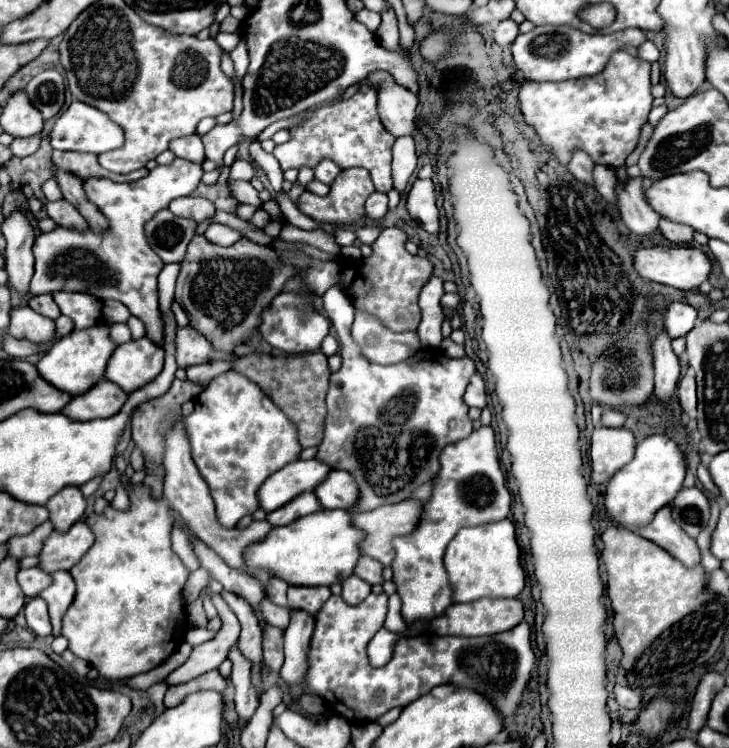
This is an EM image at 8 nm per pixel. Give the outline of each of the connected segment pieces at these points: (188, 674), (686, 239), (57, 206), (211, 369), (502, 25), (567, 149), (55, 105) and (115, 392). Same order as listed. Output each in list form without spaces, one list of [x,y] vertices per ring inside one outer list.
[[[210,593],[210,599],[212,599],[212,603],[218,609],[218,615],[222,619],[220,631],[216,633],[214,639],[196,645],[192,649],[188,661],[184,665],[180,665],[178,669],[174,669],[166,677],[166,685],[180,685],[180,683],[186,683],[194,677],[200,677],[202,673],[218,669],[220,663],[228,657],[228,651],[236,645],[238,635],[240,635],[238,617],[232,613],[232,609],[228,605],[224,605],[220,595]]]
[[[660,219],[660,231],[668,241],[672,241],[676,245],[692,243],[692,235],[694,235],[692,227],[680,225],[680,223],[674,223],[674,221],[668,221],[668,219]]]
[[[66,199],[60,201],[48,201],[46,203],[46,211],[48,217],[54,219],[58,225],[62,227],[76,227],[76,229],[86,229],[84,217],[78,213],[78,209],[74,205],[70,205]]]
[[[215,361],[204,365],[186,367],[186,377],[190,381],[198,381],[199,385],[206,387],[212,377],[216,377],[232,368],[231,361]]]
[[[511,18],[501,21],[494,32],[494,41],[498,45],[510,45],[519,34],[519,25]]]
[[[626,51],[614,53],[606,69],[594,77],[580,77],[578,81],[564,81],[564,83],[526,81],[520,89],[520,105],[526,123],[538,131],[542,143],[548,145],[554,157],[564,165],[568,165],[574,149],[582,149],[598,165],[606,165],[612,169],[624,167],[626,157],[634,151],[638,143],[640,127],[646,123],[646,117],[652,109],[652,101],[654,97],[650,93],[650,63],[630,57]]]
[[[44,71],[24,87],[30,103],[42,113],[44,119],[54,117],[64,105],[64,79],[58,71]]]
[[[102,379],[86,393],[72,397],[72,401],[62,409],[62,413],[74,421],[112,417],[122,409],[126,399],[128,393],[124,389],[120,389],[116,383],[108,379]]]

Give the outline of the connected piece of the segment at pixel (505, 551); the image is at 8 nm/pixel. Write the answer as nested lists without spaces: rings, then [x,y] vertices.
[[[510,519],[460,529],[446,549],[444,565],[454,587],[454,603],[468,603],[480,597],[518,597],[524,589],[524,569]]]

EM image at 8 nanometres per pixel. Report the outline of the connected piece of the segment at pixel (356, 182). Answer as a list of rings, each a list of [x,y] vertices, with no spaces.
[[[352,167],[352,169],[342,169],[336,177],[336,181],[332,183],[332,191],[326,197],[318,197],[312,195],[308,191],[304,191],[298,197],[298,211],[312,217],[318,223],[332,223],[334,227],[342,227],[342,225],[354,225],[362,215],[364,215],[364,201],[368,199],[368,195],[372,195],[376,189],[372,185],[370,173],[362,167]]]

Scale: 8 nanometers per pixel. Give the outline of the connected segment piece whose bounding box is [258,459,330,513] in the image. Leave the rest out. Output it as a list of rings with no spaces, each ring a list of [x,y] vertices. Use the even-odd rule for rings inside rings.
[[[318,459],[292,461],[274,475],[270,475],[258,491],[260,507],[270,513],[296,499],[300,493],[314,491],[330,473],[330,467]]]

